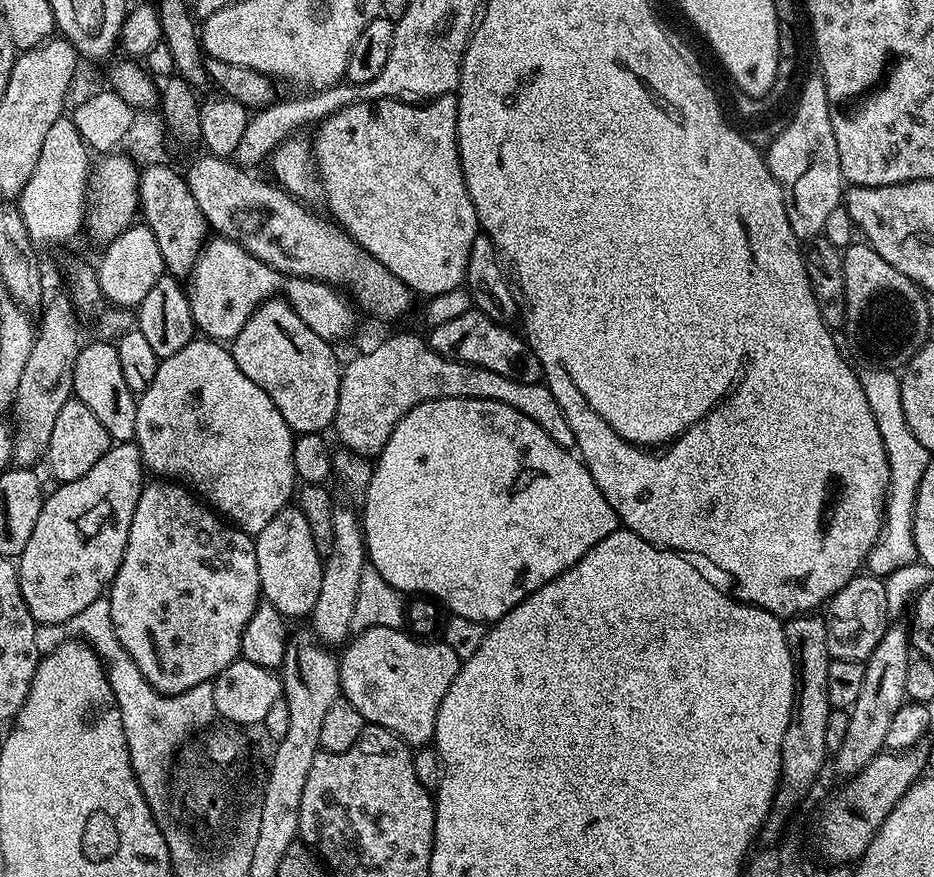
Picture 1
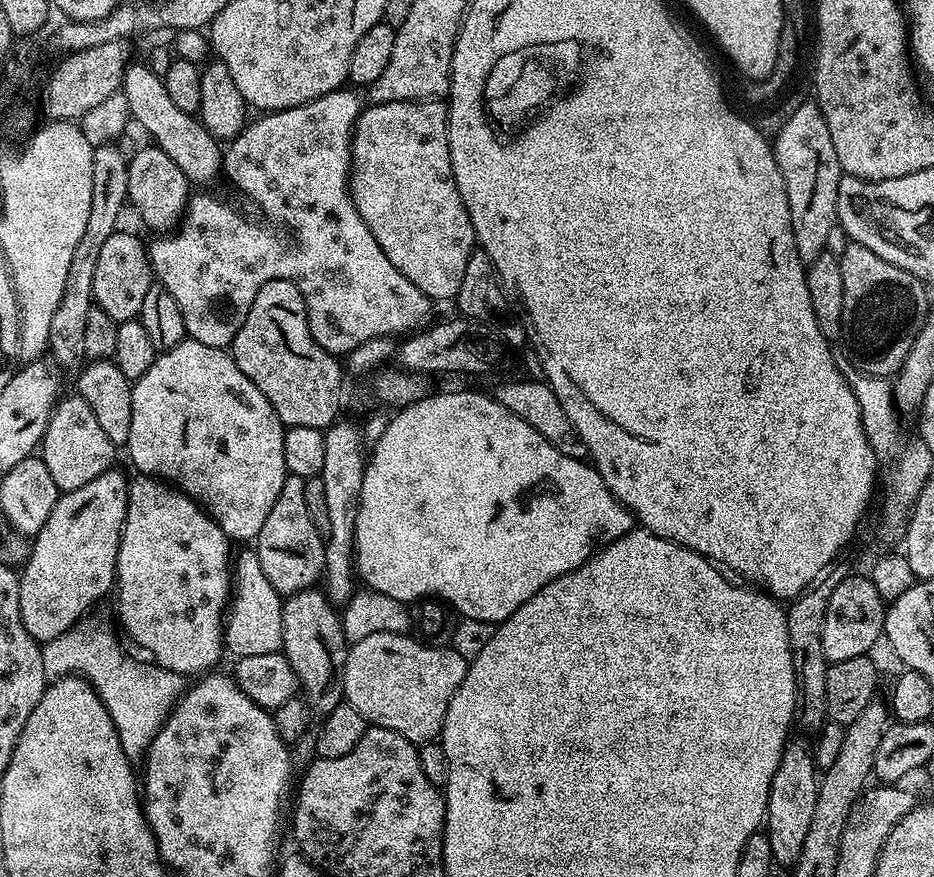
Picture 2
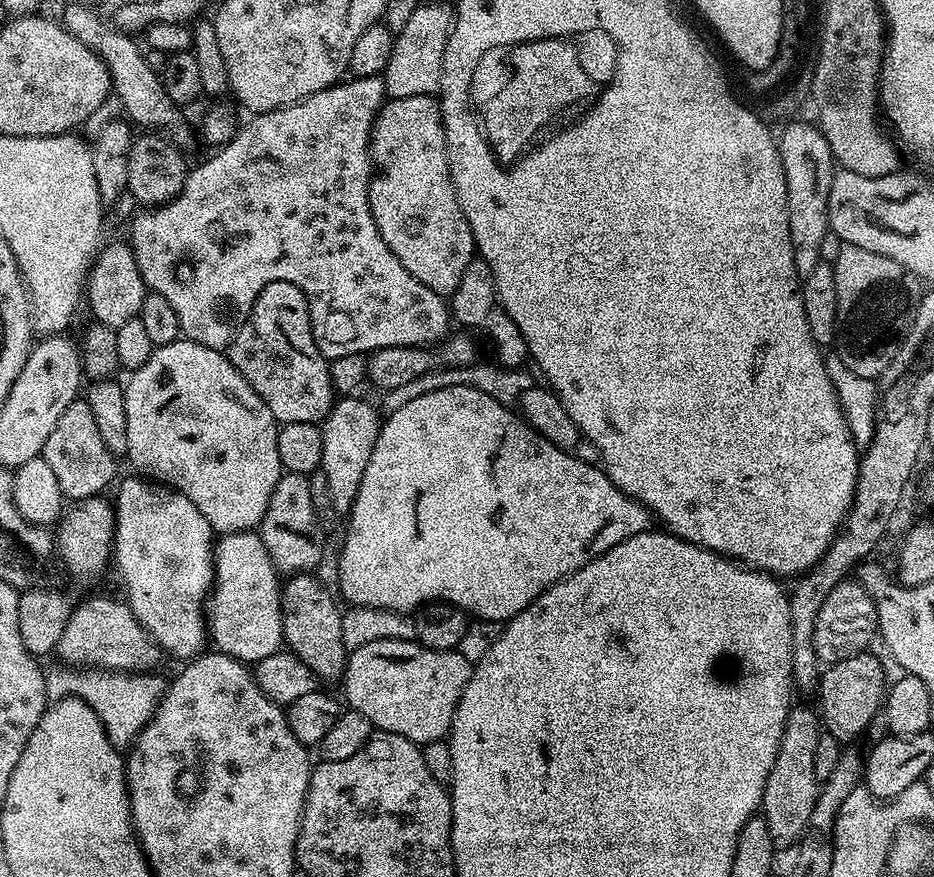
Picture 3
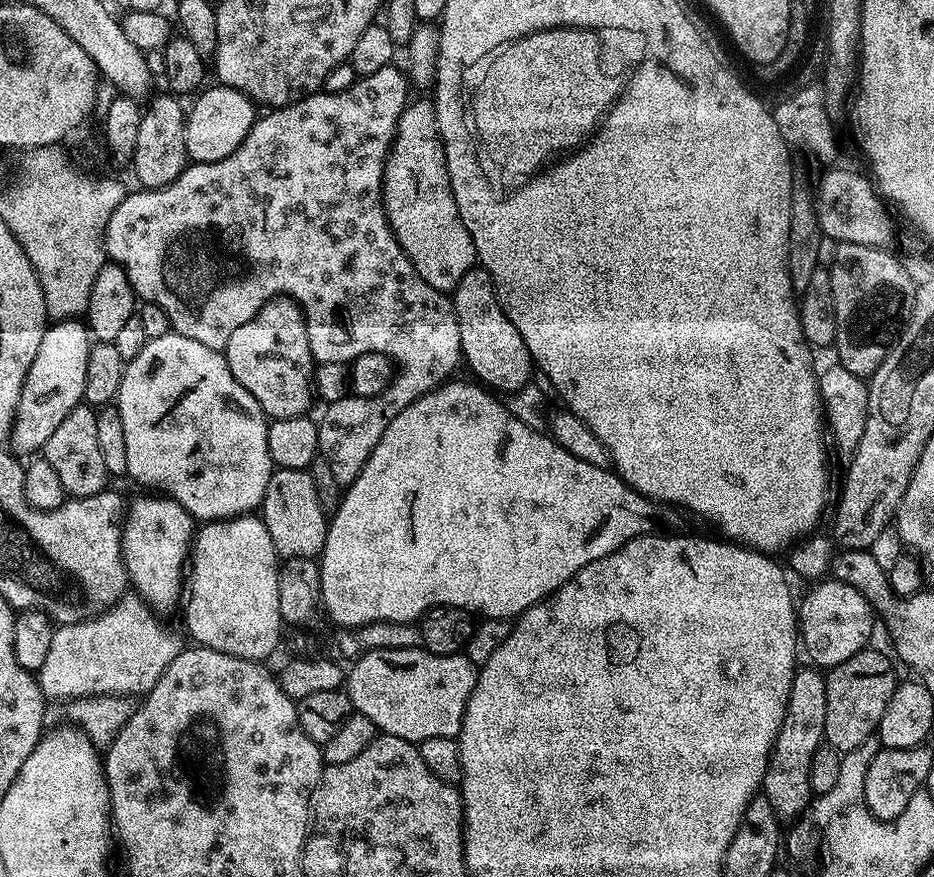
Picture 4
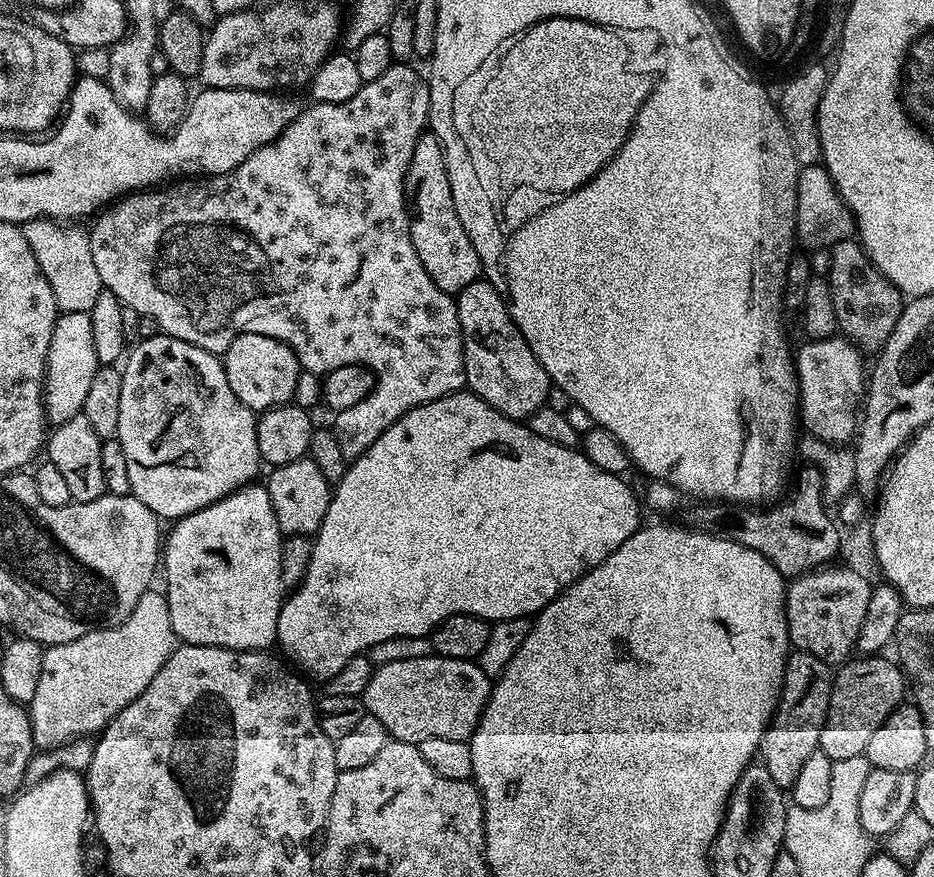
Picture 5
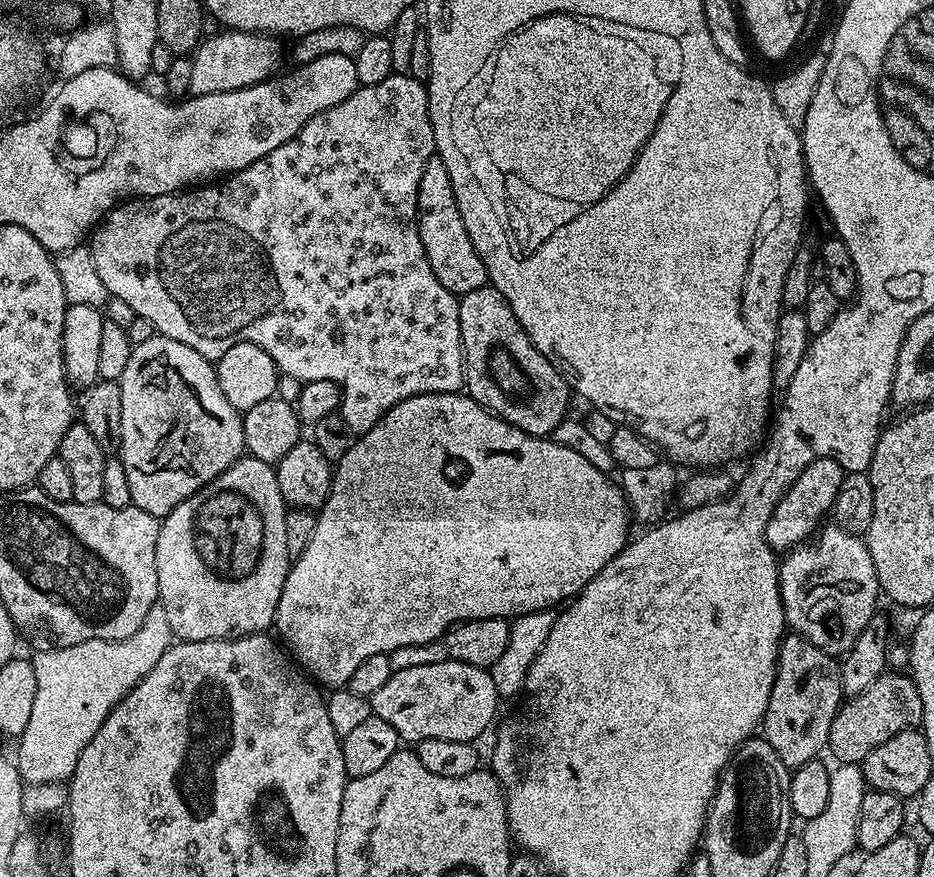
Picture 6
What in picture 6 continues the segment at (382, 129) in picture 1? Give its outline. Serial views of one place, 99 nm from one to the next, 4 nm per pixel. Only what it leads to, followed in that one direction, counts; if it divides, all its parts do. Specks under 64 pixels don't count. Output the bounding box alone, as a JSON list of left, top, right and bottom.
[416,154,489,298]

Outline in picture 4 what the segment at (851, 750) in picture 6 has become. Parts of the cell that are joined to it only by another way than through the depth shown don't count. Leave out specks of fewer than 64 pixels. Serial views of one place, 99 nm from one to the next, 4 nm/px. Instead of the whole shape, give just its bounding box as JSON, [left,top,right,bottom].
[824,646,898,754]

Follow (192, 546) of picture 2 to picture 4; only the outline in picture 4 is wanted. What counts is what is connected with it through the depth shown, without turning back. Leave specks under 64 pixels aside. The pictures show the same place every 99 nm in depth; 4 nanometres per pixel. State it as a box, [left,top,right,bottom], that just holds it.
[124,494,194,610]

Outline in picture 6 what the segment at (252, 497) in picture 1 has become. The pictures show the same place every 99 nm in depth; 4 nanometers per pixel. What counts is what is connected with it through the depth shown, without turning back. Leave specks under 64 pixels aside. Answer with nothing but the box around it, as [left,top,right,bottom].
[118,334,245,518]

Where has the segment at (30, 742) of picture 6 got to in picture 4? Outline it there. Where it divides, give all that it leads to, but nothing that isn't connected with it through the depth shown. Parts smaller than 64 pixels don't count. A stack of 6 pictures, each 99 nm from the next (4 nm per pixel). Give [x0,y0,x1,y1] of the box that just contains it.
[38,594,182,702]

